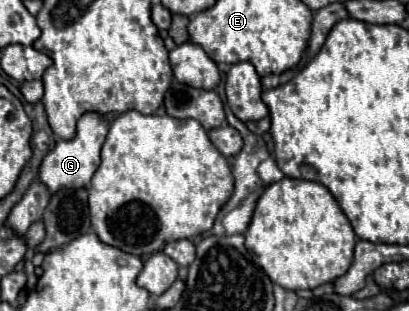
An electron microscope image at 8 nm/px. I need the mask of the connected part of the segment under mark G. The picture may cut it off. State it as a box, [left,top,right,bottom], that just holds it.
[38,113,110,193]

